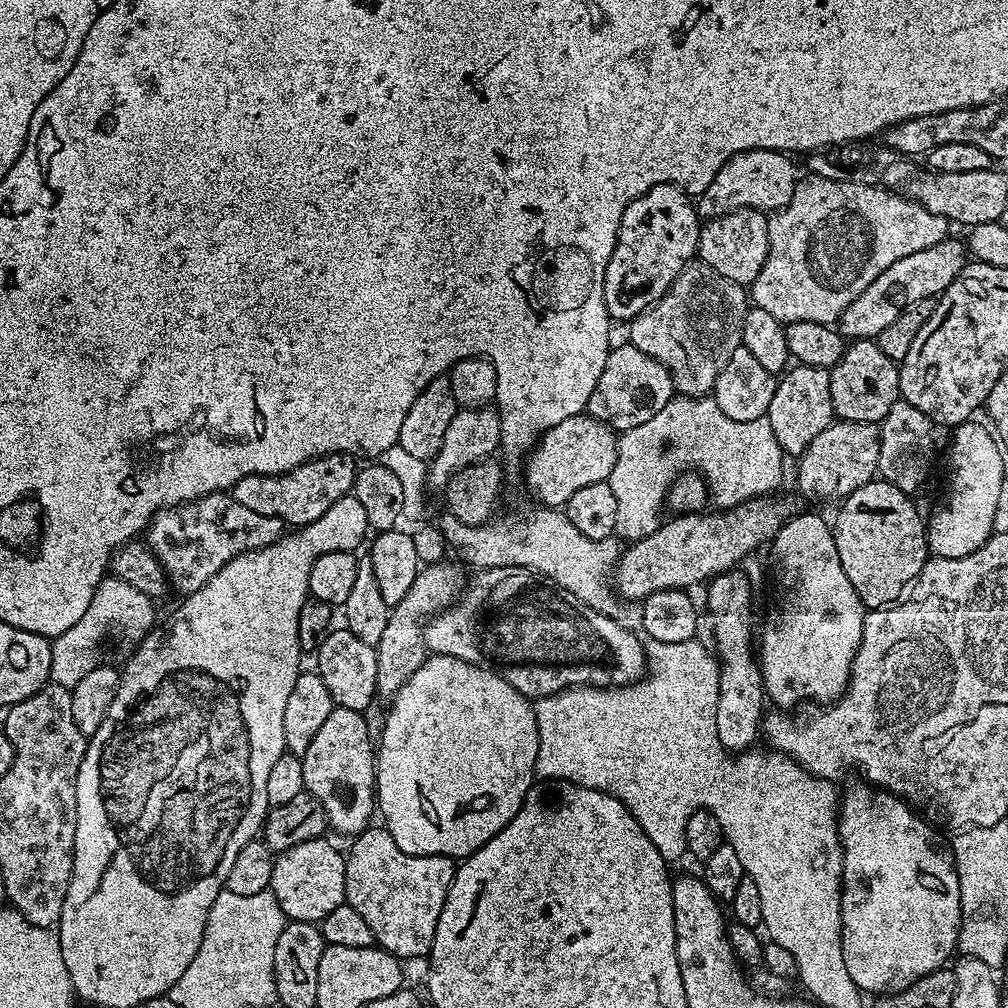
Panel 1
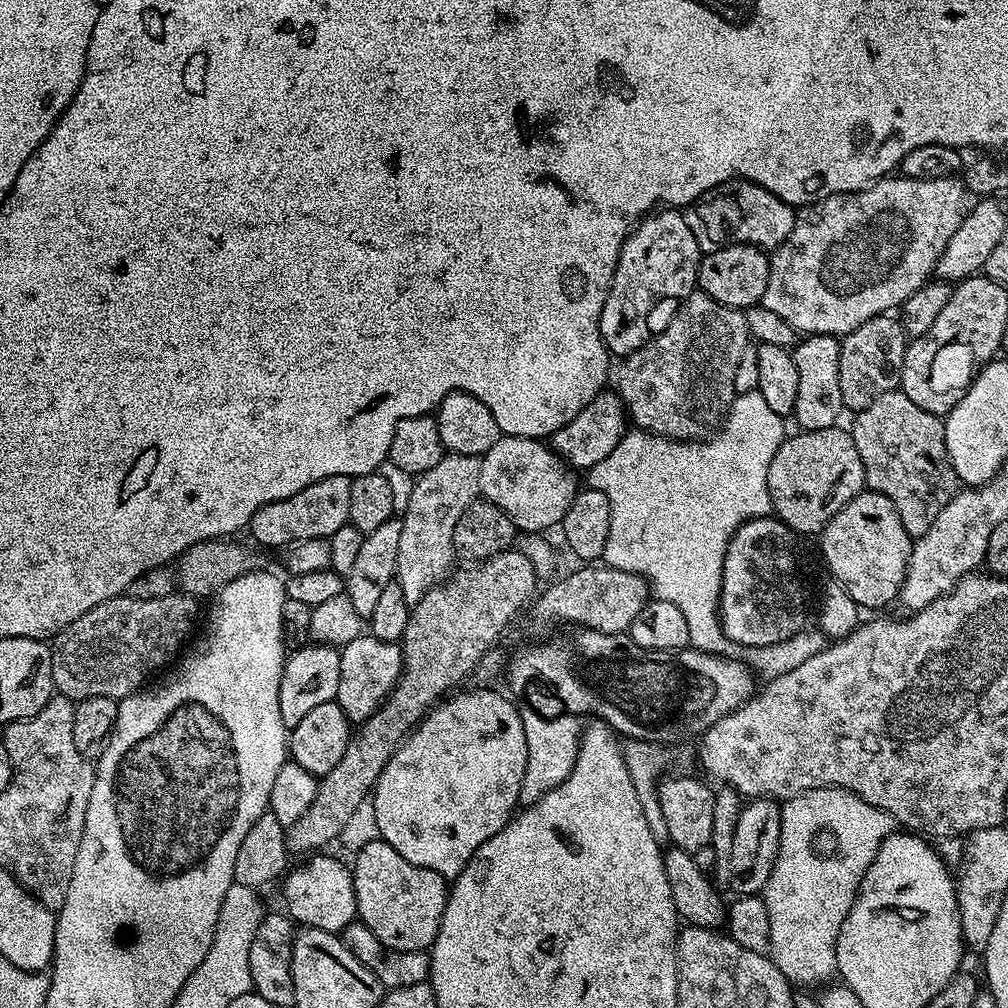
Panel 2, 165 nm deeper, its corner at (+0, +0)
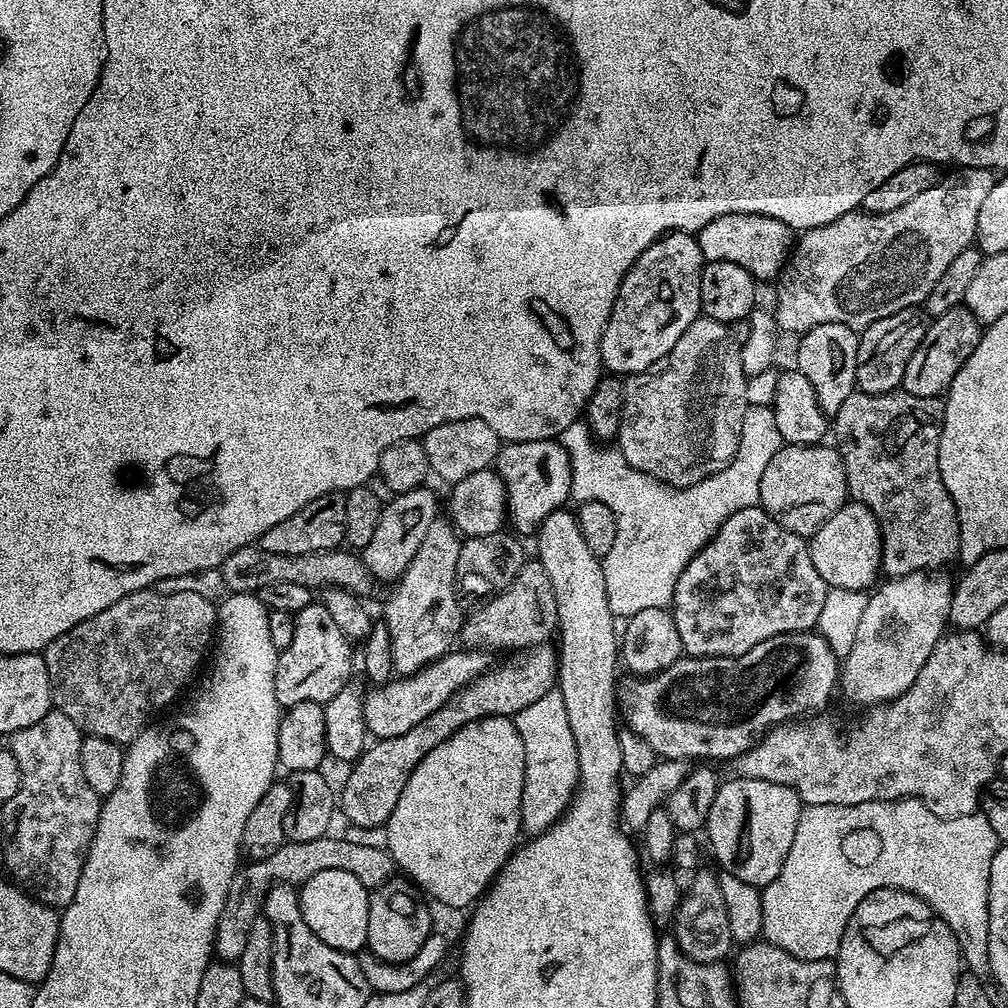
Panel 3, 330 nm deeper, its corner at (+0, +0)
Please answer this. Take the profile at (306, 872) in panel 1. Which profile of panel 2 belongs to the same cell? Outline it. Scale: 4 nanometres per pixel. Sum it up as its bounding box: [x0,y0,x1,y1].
[283,854,357,934]

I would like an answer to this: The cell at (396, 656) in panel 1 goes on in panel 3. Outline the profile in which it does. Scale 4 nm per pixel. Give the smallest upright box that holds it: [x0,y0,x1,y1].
[459,562,557,650]

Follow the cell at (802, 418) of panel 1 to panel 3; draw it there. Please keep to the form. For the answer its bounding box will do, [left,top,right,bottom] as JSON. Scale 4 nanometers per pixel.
[795,324,860,418]

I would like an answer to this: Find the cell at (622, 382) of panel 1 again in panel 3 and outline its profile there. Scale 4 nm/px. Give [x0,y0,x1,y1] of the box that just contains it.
[494,439,572,533]

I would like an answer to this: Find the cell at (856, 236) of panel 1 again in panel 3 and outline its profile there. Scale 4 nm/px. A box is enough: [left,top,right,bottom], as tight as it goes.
[774,167,997,334]

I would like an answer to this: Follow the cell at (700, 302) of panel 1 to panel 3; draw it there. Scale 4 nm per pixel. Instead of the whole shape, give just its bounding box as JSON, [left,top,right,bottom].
[618,314,747,488]

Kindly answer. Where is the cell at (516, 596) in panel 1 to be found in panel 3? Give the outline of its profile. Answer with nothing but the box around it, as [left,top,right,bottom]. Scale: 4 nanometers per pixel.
[616,631,838,762]

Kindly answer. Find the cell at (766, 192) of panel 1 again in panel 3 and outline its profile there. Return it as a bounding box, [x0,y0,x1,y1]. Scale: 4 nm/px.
[698,214,794,282]

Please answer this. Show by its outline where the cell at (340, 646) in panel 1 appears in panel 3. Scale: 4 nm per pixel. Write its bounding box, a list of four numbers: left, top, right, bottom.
[363,648,490,740]

